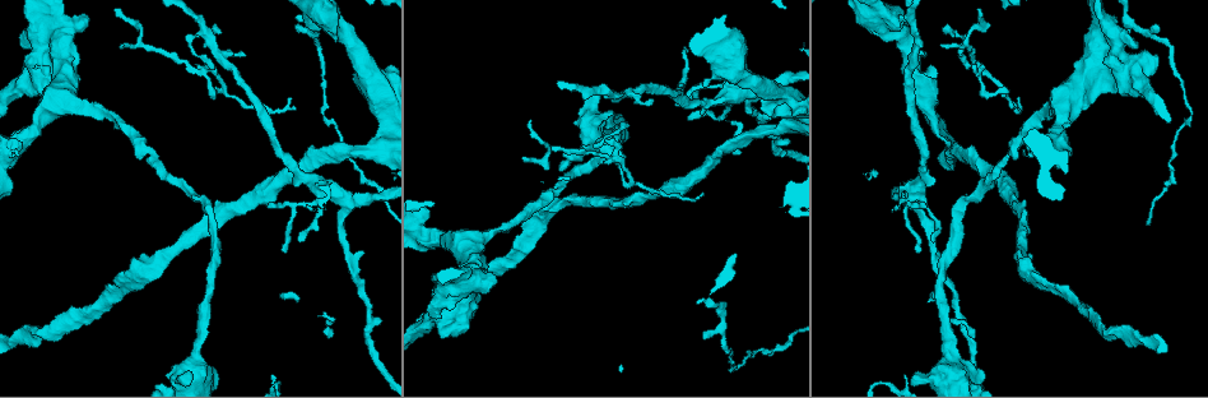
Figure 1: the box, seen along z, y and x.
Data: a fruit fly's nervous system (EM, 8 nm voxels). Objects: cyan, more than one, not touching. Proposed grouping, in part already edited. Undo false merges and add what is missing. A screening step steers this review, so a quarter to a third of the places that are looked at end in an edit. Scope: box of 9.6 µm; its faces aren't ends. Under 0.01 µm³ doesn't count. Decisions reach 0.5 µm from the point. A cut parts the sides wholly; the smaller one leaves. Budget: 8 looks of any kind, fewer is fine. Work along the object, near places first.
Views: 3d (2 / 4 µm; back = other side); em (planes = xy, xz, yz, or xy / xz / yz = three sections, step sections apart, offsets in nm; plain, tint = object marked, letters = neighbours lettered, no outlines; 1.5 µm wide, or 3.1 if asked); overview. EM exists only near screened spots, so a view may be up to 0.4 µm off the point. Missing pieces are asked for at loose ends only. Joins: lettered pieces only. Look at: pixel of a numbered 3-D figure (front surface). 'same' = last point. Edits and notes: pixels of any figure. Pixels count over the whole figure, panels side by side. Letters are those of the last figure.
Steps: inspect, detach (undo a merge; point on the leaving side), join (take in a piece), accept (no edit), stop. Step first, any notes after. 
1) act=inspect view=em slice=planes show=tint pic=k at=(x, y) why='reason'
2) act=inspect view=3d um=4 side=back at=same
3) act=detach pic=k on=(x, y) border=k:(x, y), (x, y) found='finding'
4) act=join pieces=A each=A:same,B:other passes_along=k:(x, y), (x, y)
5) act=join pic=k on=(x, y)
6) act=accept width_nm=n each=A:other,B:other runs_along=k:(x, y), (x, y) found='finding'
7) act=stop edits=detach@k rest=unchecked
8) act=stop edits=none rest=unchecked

act=inspect view=em slice=yz step=4 show=tint pic=1 at=(1057, 127) why='narrows sharply'

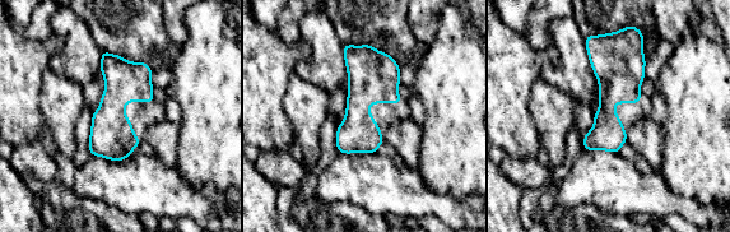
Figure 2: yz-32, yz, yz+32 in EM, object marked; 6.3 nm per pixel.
act=inspect view=em slice=xz step=8 show=letters at=same

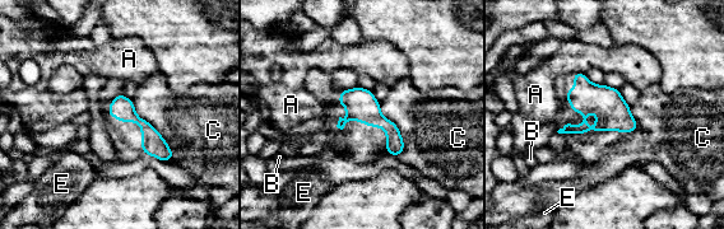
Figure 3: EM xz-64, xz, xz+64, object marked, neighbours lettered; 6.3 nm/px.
act=accept longest_contact=C:460nm each=A:other,B:other,C:other,E:other found='one neuron here'

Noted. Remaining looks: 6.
act=inspect view=3d um=4 side=back pic=1 at=(121, 44) why='thin end'

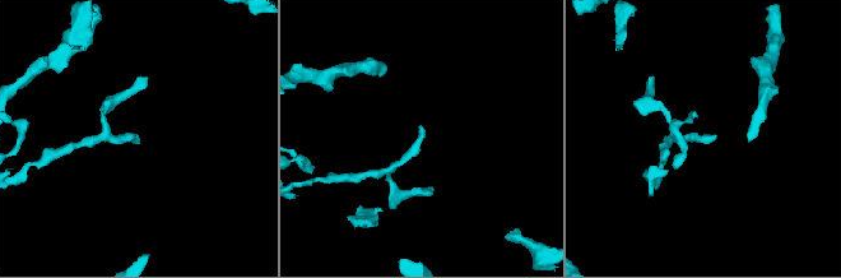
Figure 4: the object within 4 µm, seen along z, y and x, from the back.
act=inspect view=em slice=planes show=letters pic=4 at=(714, 138) why='now the EM'

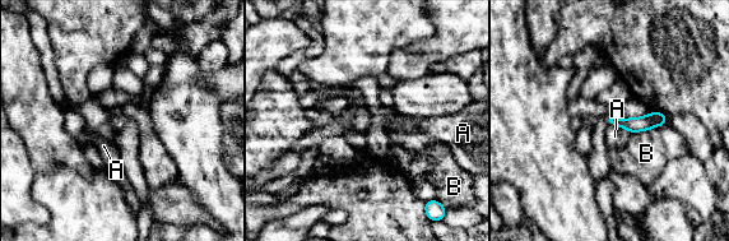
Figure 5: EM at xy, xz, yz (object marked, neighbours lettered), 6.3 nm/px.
act=accept each=A:other,B:other runs_along=5:(663, 116), (648, 123), (609, 119) found='no lettered piece goes on from it'

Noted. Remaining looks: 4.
act=inspect view=em slice=yz step=4 show=tint pic=1 at=(299, 241) why='tapers out'

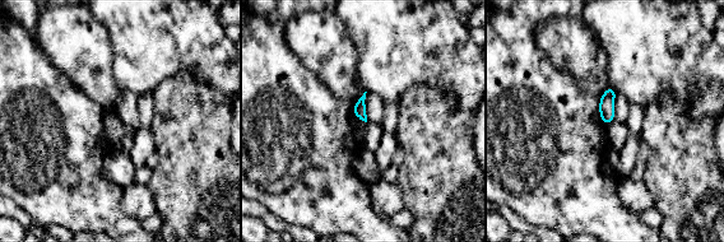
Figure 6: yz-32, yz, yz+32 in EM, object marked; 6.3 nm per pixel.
act=inspect view=em slice=xz step=8 show=tint at=same why='another direction'

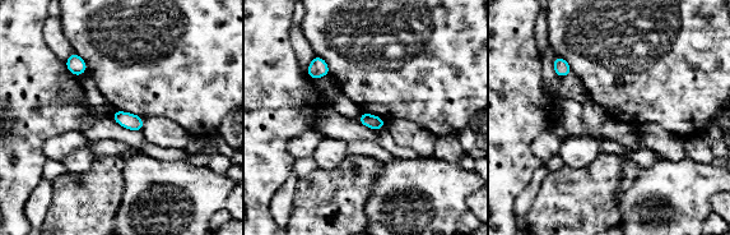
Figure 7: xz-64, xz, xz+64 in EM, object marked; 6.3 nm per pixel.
act=inspect view=em slice=xz step=8 show=letters at=same why='see the neighbours'

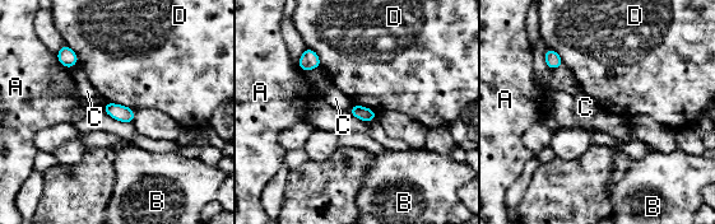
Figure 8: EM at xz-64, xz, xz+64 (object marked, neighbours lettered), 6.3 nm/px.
act=accept longest_contact=D:190nm each=A:other,B:other,C:other,D:other found='no lettered piece goes on from it'

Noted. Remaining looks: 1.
act=stop edits=none rest=unchecked

